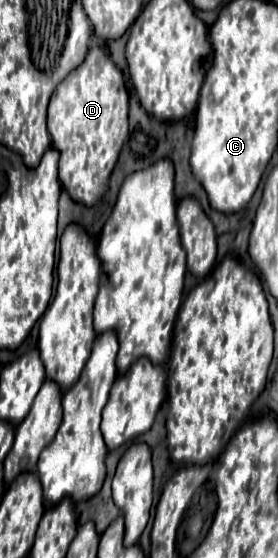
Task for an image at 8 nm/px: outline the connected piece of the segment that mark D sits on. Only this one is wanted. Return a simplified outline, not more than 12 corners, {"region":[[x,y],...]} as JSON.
{"region":[[101,47],[53,91],[59,179],[93,205],[129,138],[123,73]]}

